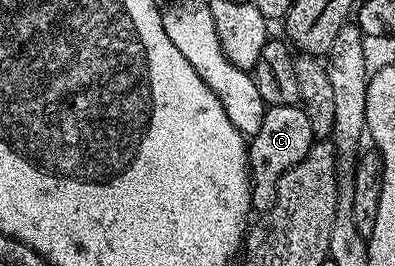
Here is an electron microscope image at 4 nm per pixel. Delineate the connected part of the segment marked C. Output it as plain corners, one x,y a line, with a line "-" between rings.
288,103
278,107
270,106
263,117
263,125
259,125
259,133
251,136
248,144
249,163
251,166
251,186
253,189
252,210
264,213
275,201
279,179
292,167
299,165
315,140
311,133
311,121
307,121
304,106

